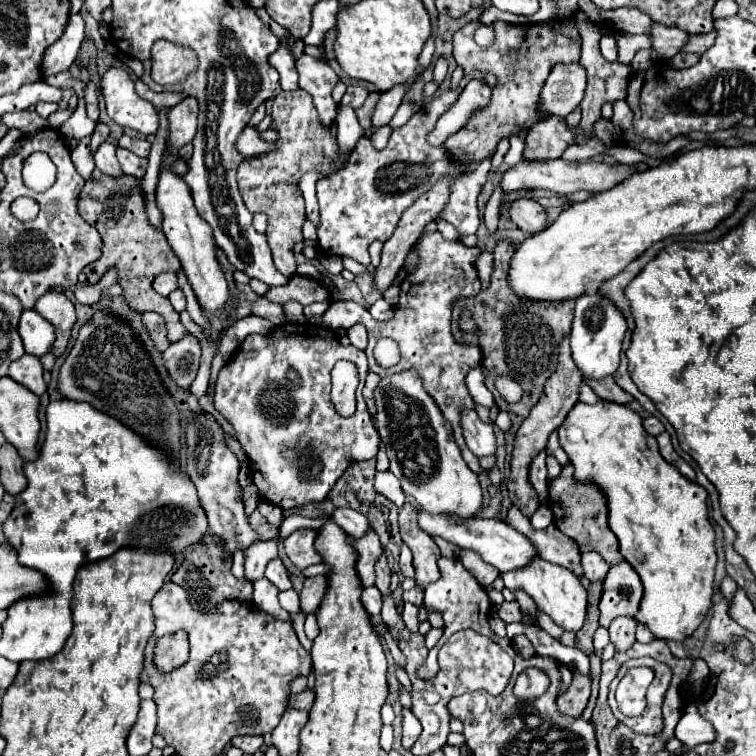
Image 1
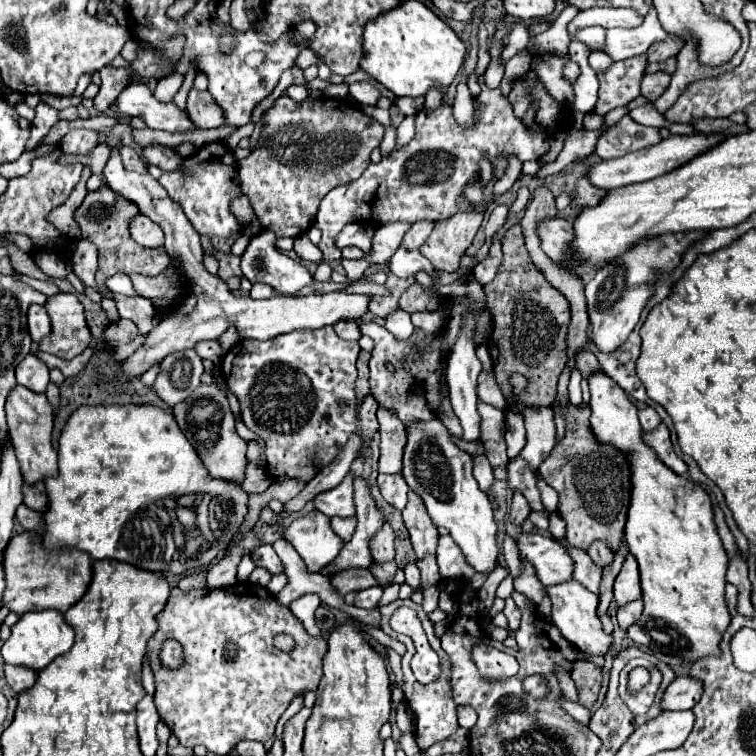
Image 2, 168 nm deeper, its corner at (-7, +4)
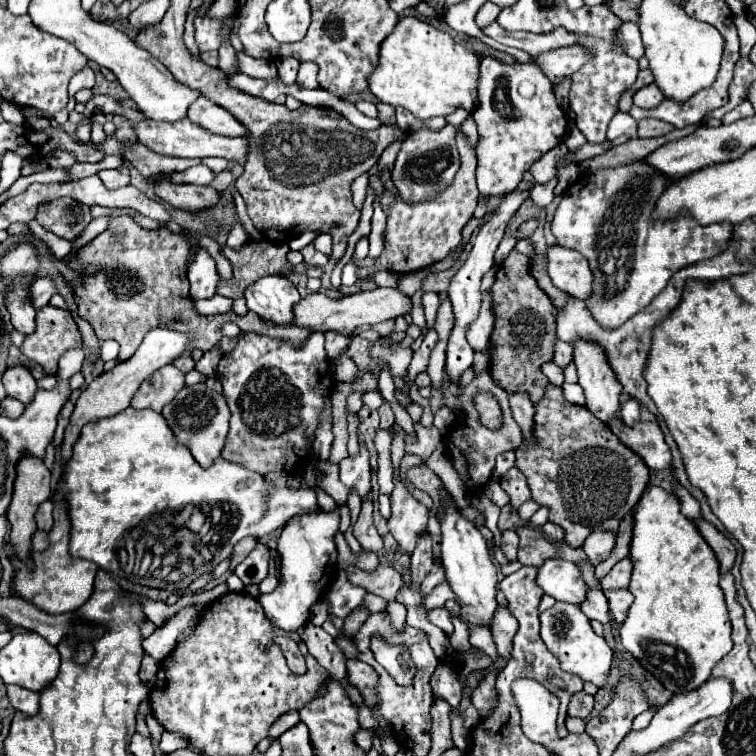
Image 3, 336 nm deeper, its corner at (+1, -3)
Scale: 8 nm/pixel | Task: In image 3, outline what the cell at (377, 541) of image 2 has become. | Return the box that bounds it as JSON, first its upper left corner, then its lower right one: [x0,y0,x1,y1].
[354,494,382,552]

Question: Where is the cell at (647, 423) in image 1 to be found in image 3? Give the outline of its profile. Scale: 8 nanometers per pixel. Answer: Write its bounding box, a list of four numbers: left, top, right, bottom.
[620,400,640,426]

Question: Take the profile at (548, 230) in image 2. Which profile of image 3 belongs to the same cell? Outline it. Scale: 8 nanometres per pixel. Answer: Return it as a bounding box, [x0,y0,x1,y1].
[546,244,592,300]

